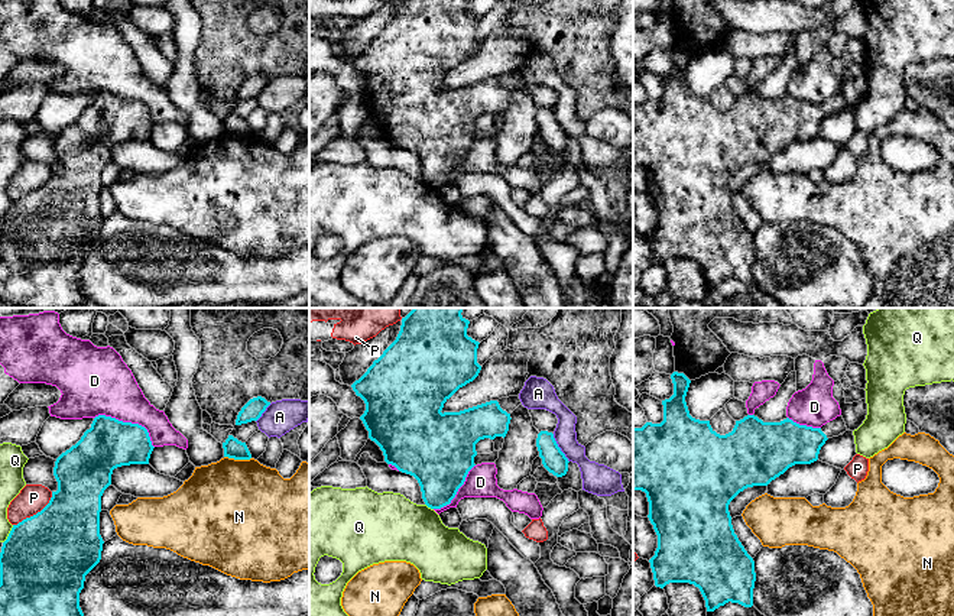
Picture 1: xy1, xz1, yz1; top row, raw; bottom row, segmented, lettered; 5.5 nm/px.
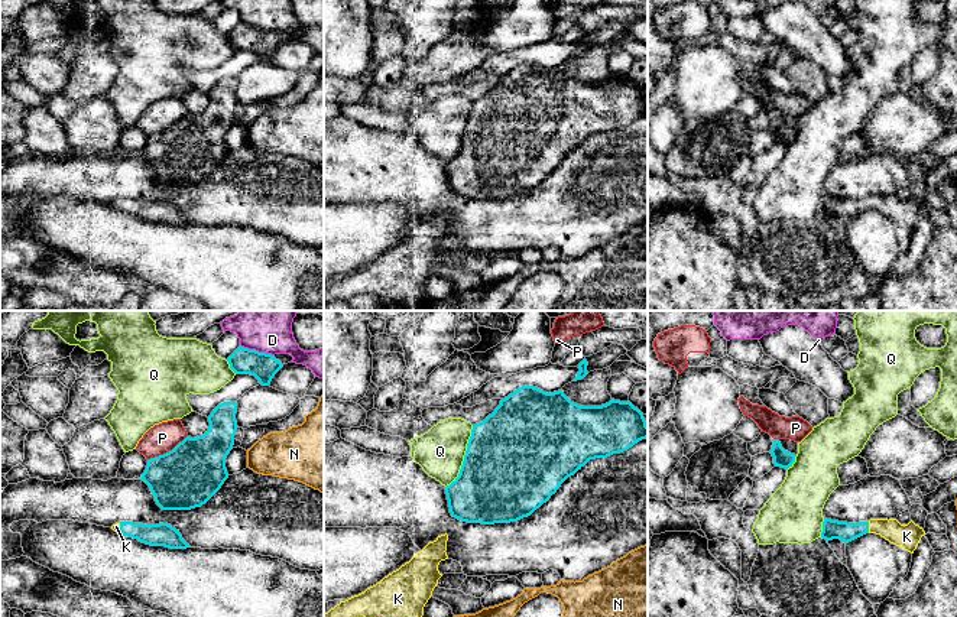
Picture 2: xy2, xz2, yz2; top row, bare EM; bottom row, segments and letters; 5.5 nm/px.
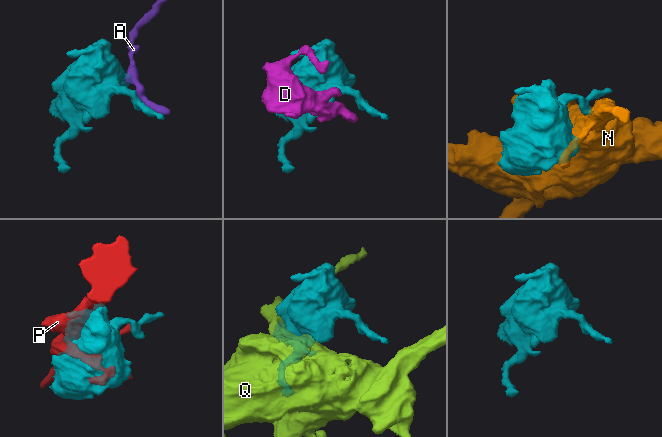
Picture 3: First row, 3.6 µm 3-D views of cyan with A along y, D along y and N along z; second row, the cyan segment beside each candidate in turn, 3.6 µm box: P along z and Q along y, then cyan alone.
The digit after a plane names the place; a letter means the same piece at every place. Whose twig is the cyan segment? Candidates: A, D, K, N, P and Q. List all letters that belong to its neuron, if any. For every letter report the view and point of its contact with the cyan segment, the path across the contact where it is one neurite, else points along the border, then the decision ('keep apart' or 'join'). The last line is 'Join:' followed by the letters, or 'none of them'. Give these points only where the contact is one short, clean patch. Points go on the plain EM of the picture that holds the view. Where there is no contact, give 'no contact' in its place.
A: contact xz1 (560, 125); keep apart
D: contact xy1 (129, 99); keep apart
K: contact yz2 (868, 204); way yz2 (846, 208), (868, 204), (885, 204), (907, 213); join
N: contact xy1 (237, 135); keep apart
P: contact xy1 (36, 190); keep apart
Q: contact xz2 (464, 133); keep apart
Join: K

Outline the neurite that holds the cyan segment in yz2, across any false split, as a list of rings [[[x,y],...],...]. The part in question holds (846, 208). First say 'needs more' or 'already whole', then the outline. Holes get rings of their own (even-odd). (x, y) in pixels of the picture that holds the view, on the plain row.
needs more; [[[824,195],[821,214],[825,215],[827,220],[833,215],[849,220],[866,210],[880,211],[891,220],[911,230],[914,230],[921,214],[925,211],[924,205],[912,197],[908,201],[901,201],[896,195],[870,195],[869,198],[860,199]]]

